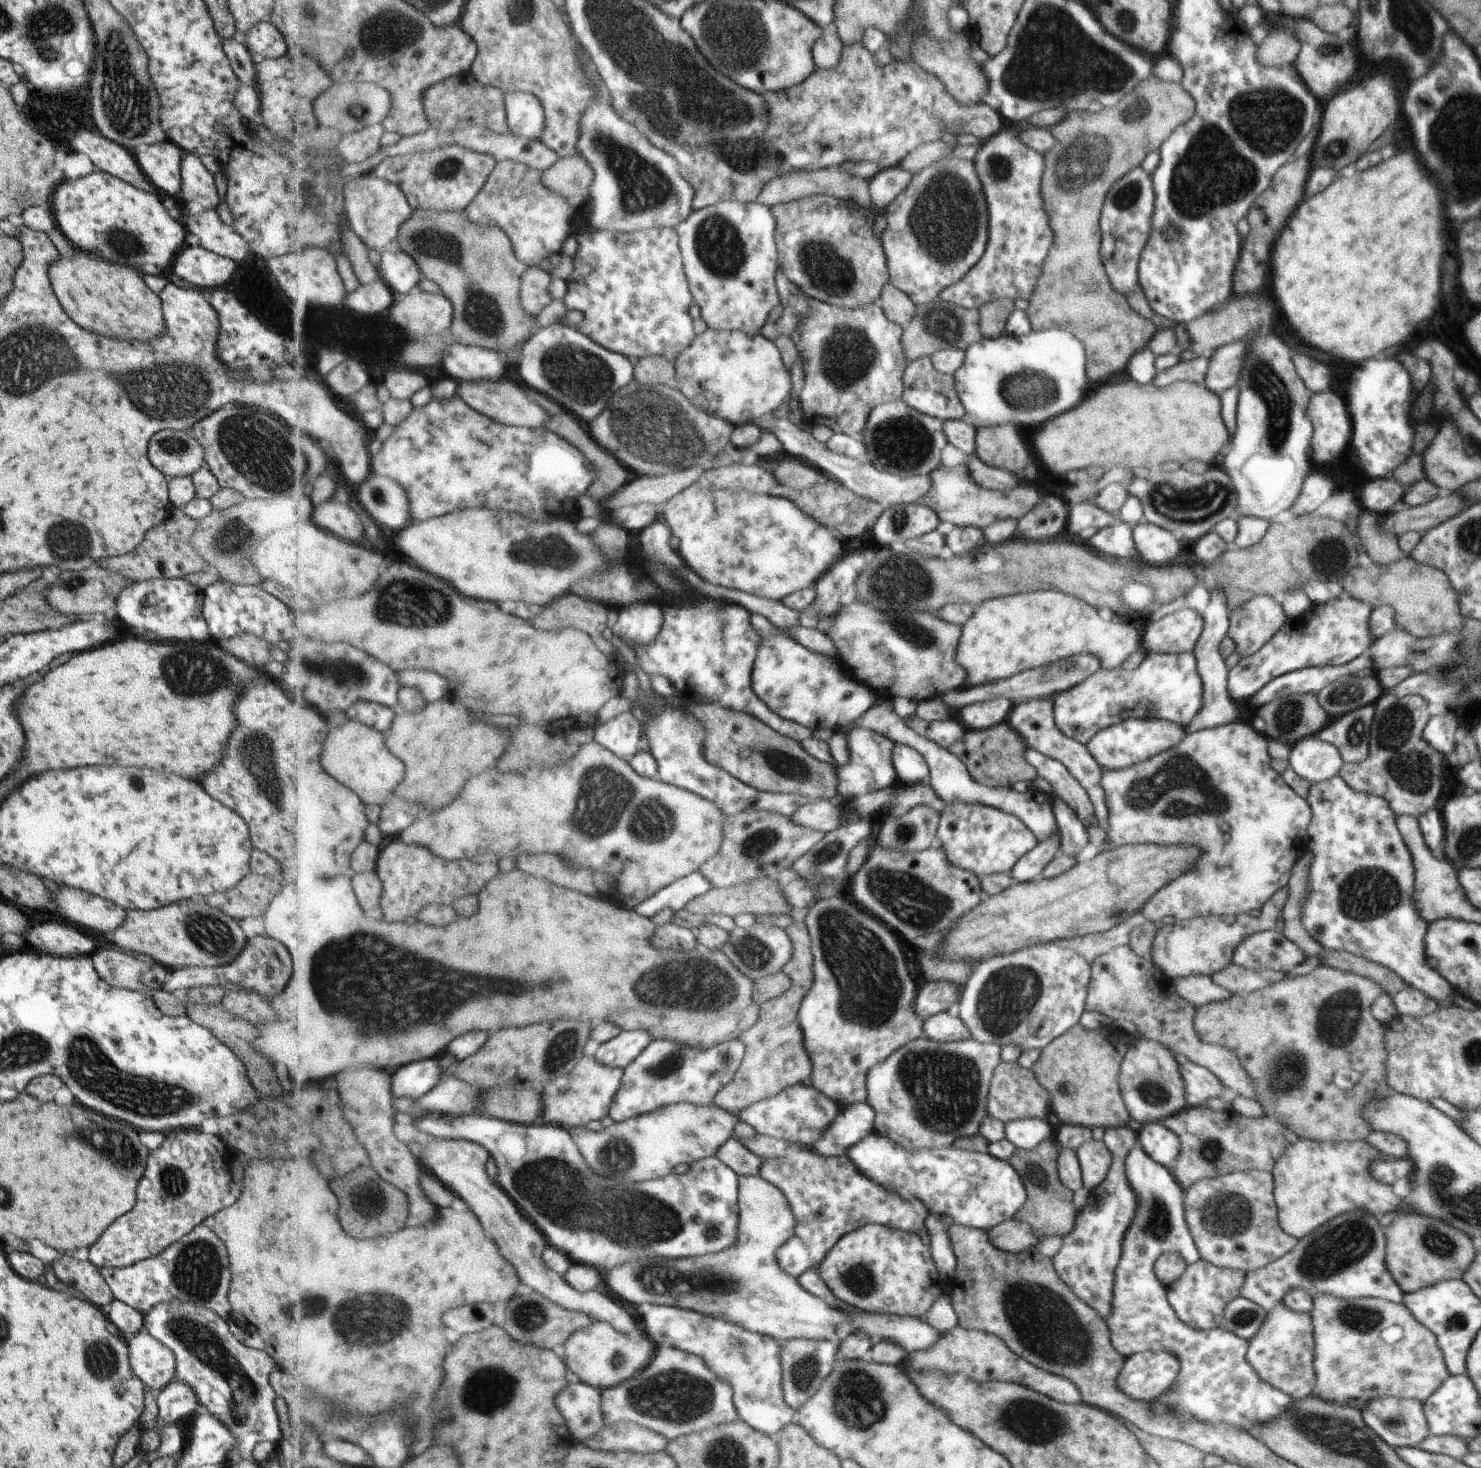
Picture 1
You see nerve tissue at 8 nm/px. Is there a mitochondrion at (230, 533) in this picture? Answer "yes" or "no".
yes

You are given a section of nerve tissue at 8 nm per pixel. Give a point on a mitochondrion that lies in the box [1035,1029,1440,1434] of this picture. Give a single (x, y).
(1346, 1244)

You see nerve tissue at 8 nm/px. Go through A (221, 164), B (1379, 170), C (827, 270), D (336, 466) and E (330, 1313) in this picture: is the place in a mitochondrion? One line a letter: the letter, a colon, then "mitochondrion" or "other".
A: other
B: other
C: mitochondrion
D: other
E: mitochondrion

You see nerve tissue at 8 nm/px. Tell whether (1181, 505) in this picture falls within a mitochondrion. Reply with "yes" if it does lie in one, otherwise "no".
yes

